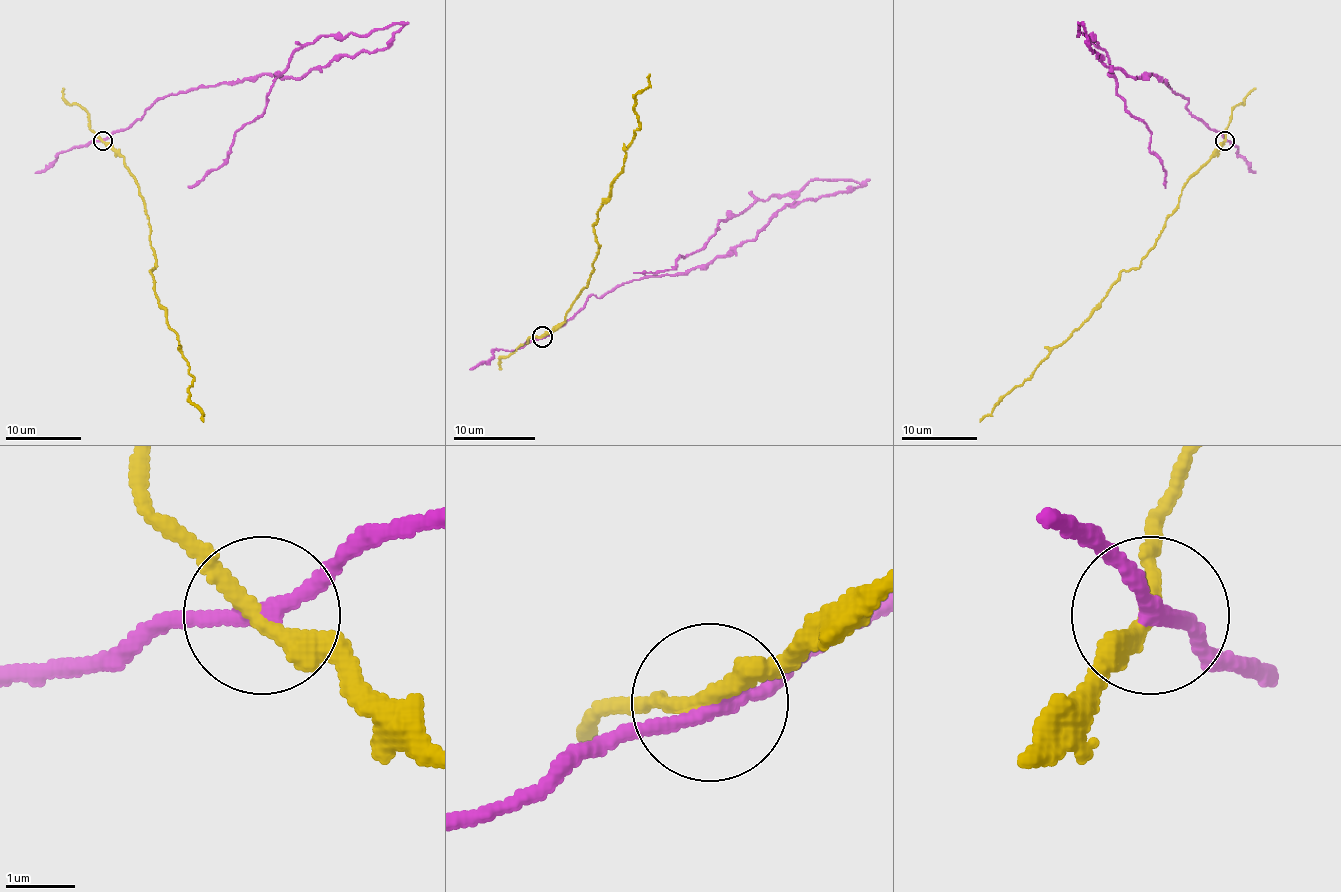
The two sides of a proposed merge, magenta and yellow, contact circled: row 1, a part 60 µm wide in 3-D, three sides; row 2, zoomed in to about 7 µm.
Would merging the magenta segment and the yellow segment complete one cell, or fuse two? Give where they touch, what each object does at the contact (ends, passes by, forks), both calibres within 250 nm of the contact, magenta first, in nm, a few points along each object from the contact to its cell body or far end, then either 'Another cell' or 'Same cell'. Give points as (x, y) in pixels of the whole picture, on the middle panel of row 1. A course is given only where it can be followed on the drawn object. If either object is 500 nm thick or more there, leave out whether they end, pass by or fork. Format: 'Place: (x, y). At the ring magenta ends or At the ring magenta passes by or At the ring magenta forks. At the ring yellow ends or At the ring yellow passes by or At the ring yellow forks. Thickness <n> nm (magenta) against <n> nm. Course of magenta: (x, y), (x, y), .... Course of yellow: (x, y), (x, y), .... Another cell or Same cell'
Place: (542, 337). At the ring magenta passes by. At the ring yellow passes by. Thickness 220 nm (magenta) against 240 nm. Course of magenta: (542, 337), (589, 296), (705, 268), (787, 205), (862, 182), (811, 180), (758, 201), (671, 270), (634, 272). Course of yellow: (542, 337), (565, 319), (587, 286), (599, 247), (593, 227), (640, 125), (634, 97), (648, 85), (650, 74). Another cell

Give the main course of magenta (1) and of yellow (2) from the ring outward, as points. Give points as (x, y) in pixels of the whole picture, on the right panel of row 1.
1: (1225, 140), (1163, 79), (1111, 69), (1081, 24), (1151, 132), (1165, 187)
2: (1225, 140), (1185, 183), (1178, 208), (1165, 222), (1155, 246), (1142, 263), (1123, 271), (1100, 305), (980, 421)

